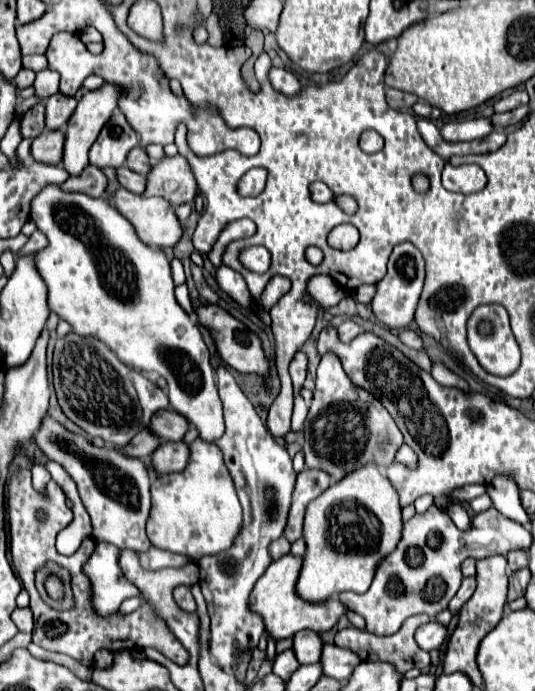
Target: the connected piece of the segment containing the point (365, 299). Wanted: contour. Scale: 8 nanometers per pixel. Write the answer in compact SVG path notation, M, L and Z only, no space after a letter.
M363 285L352 292L353 296L360 296L360 303L368 304L376 293L376 285Z

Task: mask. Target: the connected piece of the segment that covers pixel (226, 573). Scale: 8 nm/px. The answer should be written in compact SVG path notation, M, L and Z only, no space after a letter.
M222 365L216 369L216 385L226 421L226 433L216 441L216 445L220 445L224 461L234 479L236 493L244 509L244 525L228 551L202 557L198 567L202 595L208 603L210 615L210 655L218 667L232 671L238 655L256 649L258 639L264 633L262 617L250 611L248 597L254 583L272 563L268 545L284 533L296 473L286 449L274 441L254 405Z

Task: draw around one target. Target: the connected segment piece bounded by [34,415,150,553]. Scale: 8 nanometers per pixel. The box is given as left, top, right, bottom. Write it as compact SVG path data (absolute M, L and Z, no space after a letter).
M44 417L42 427L34 435L38 447L56 463L60 463L76 481L80 497L92 517L92 537L98 541L108 541L120 549L146 551L150 541L146 537L144 525L150 511L150 477L146 463L140 459L124 457L114 447L94 447L86 437L68 433L52 417Z

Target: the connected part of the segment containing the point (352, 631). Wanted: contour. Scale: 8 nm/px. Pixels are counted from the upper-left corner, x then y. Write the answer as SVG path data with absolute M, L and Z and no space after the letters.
M412 615L408 617L408 621L404 621L404 625L394 633L394 635L386 635L386 637L378 637L378 635L372 635L368 631L362 631L362 629L356 629L356 627L346 627L342 631L336 633L334 637L334 643L338 647L346 647L350 651L354 651L362 661L384 661L384 663L390 663L396 667L398 673L406 673L408 669L412 667L418 667L420 671L428 671L430 667L430 655L426 651L422 651L416 641L414 641L414 631L428 623L430 617L428 615Z

